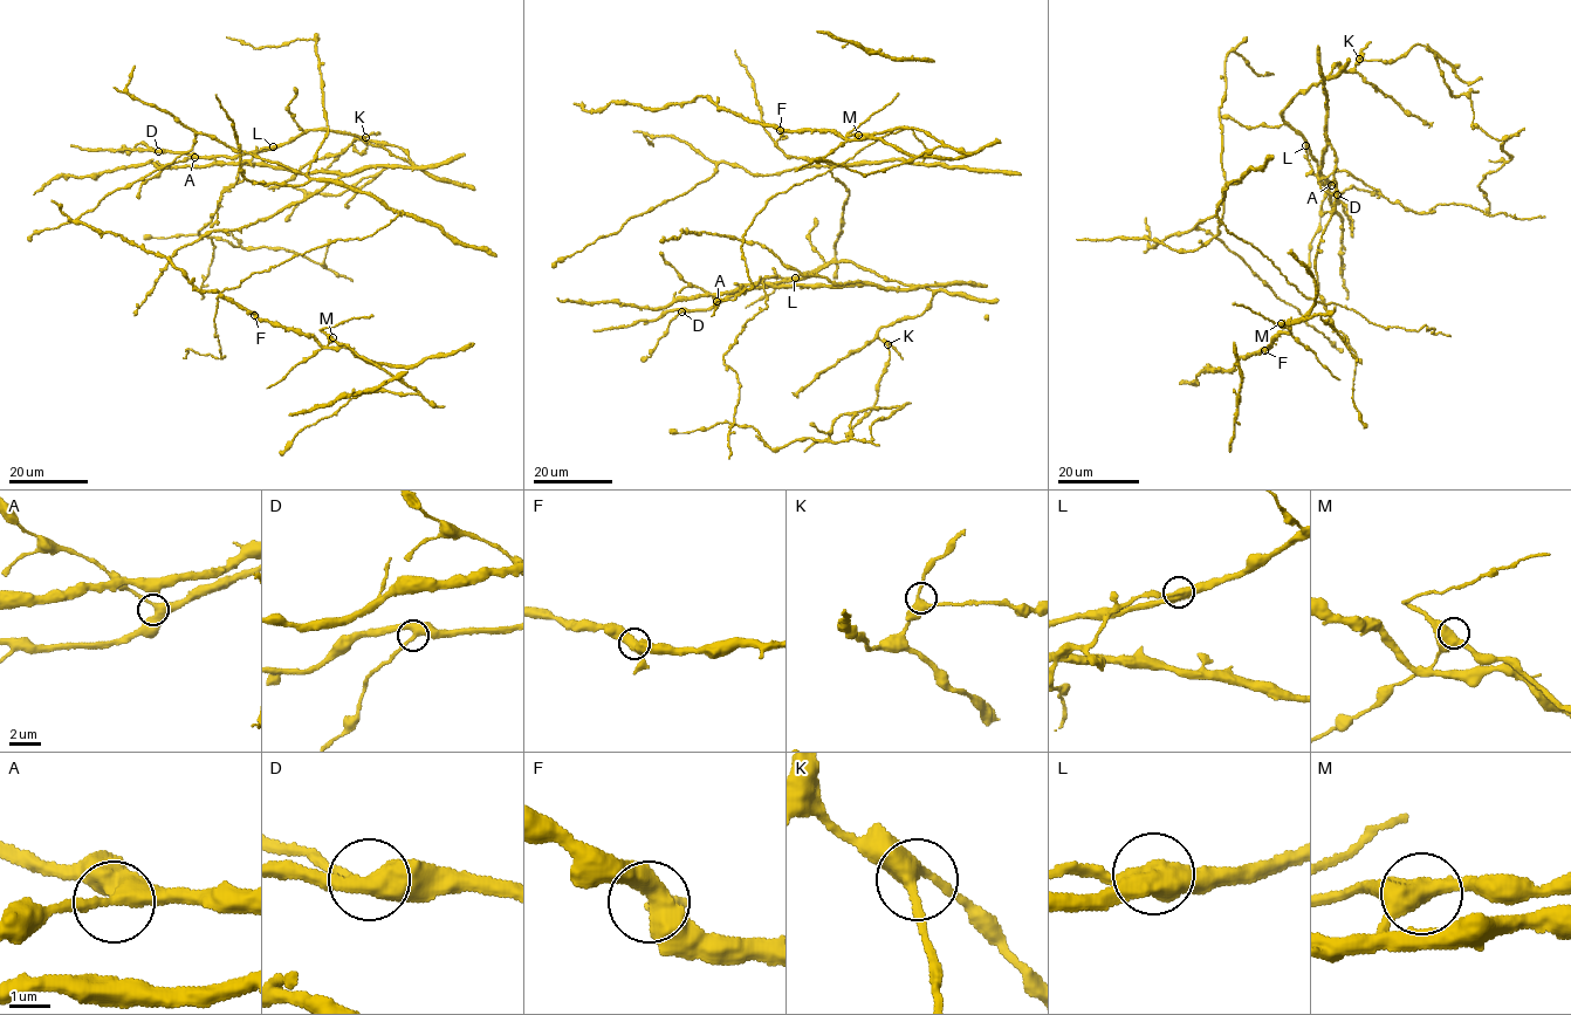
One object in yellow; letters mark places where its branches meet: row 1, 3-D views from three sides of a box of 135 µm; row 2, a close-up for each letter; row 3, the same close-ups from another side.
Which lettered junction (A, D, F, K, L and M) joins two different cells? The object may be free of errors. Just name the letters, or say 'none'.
L

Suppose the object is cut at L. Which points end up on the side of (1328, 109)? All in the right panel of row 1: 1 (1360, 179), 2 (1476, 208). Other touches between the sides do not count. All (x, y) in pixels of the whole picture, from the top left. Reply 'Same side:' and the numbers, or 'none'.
Same side: none

